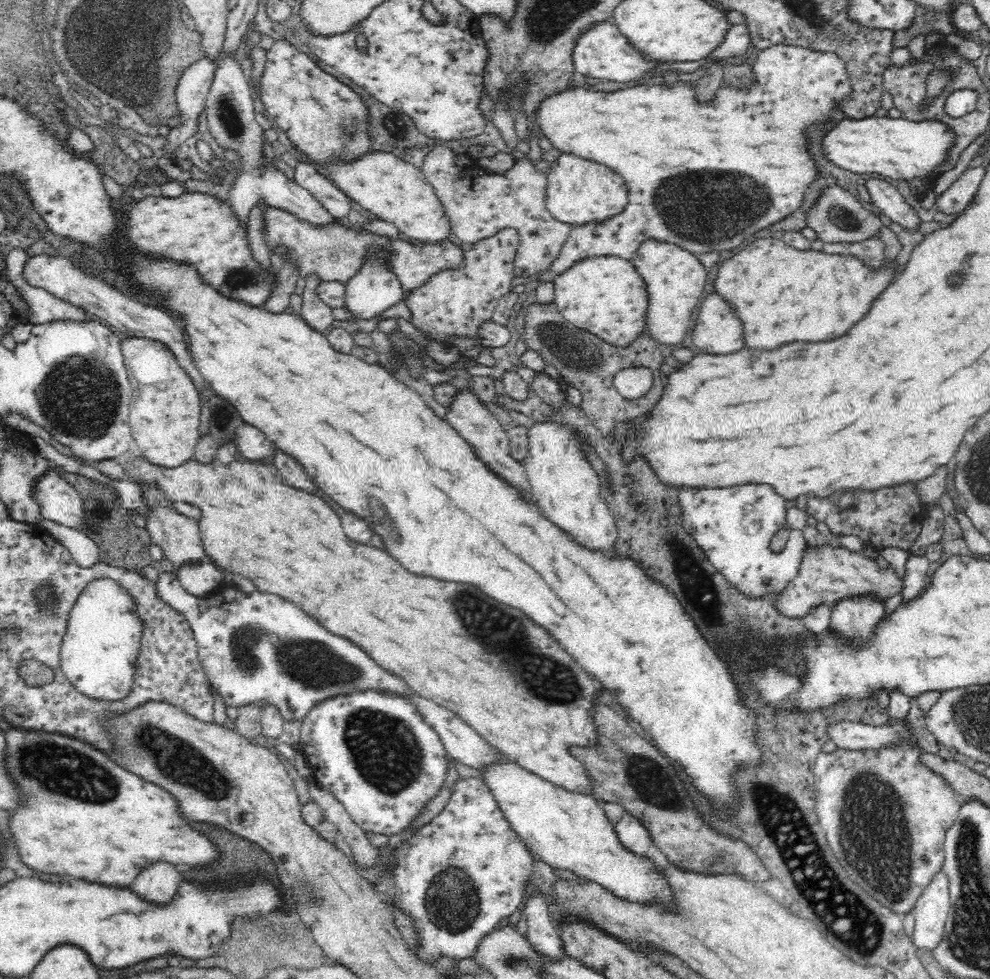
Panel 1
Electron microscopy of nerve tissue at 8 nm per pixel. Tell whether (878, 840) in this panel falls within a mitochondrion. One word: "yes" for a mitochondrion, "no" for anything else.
yes

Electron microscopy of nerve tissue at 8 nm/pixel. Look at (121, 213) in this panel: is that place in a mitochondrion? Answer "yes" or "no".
no

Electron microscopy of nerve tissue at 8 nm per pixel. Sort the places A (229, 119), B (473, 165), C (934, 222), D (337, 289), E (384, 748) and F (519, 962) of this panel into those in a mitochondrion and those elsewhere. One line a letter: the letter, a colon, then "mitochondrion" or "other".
A: mitochondrion
B: other
C: other
D: other
E: mitochondrion
F: mitochondrion

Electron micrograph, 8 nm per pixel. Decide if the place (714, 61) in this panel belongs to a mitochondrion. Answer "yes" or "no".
no

